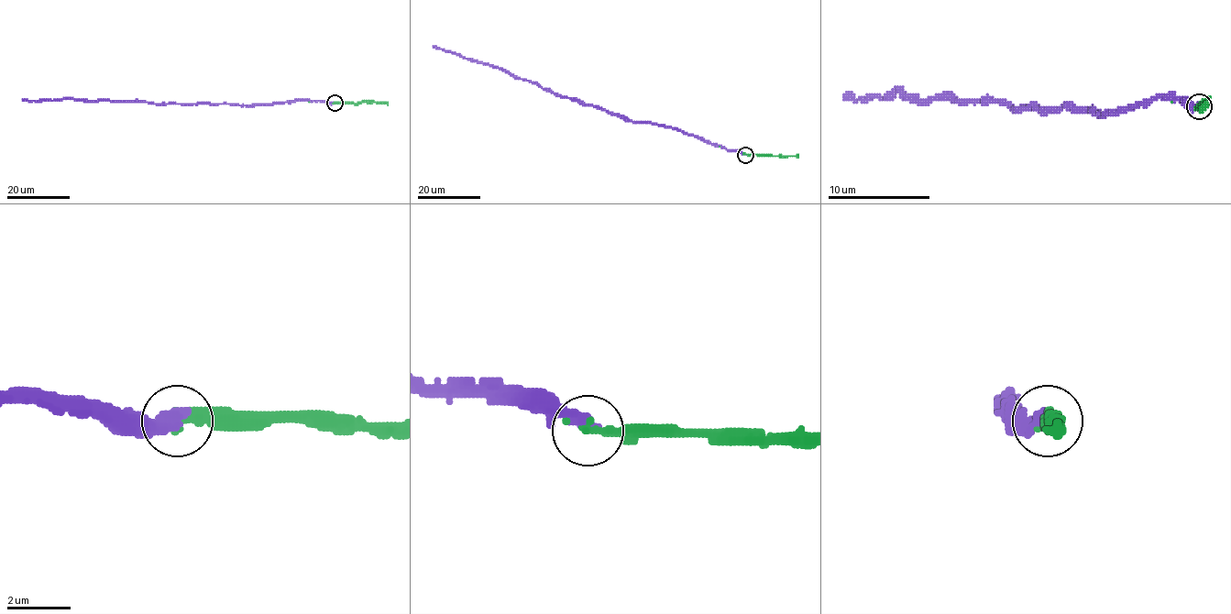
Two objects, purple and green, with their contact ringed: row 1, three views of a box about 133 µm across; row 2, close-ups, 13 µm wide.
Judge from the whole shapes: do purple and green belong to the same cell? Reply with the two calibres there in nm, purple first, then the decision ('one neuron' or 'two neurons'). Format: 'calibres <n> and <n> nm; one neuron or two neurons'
calibres 480 and 400 nm; one neuron

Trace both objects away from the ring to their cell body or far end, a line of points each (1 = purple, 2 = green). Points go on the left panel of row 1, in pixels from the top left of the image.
1: (335, 103), (292, 100), (260, 104), (158, 104), (22, 99)
2: (335, 103), (368, 102), (388, 104)

